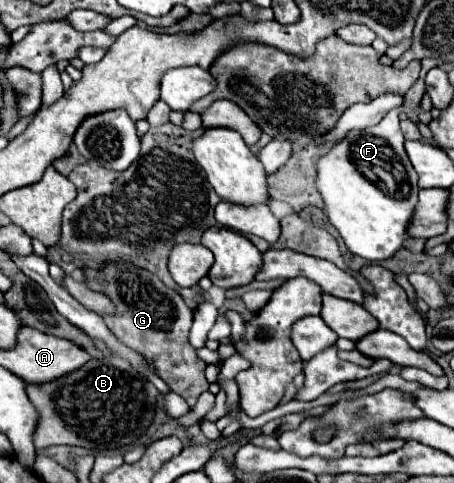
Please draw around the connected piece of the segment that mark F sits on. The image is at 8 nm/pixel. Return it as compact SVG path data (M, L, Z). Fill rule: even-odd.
M395 108L383 118L377 126L365 130L349 130L343 140L333 144L333 148L319 158L317 162L317 176L315 188L323 198L323 212L329 222L339 230L345 246L349 252L379 262L391 258L407 238L407 224L413 216L417 204L417 172L413 170L407 152L403 148L403 134L399 130L399 114L405 112L403 108Z

